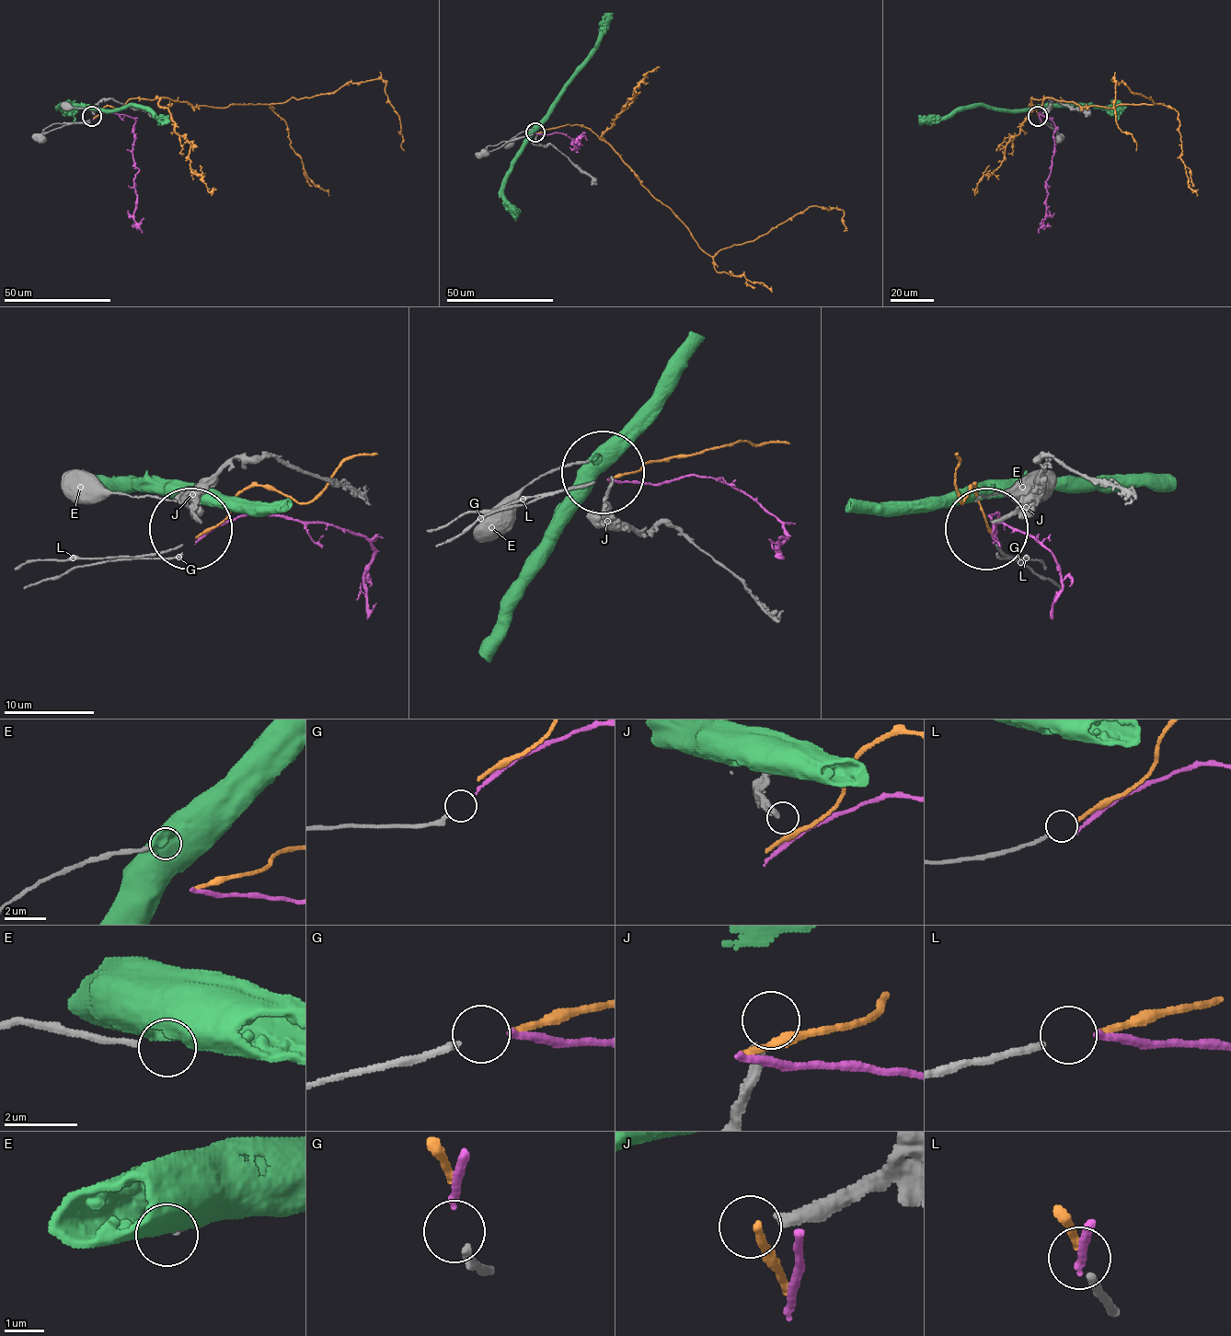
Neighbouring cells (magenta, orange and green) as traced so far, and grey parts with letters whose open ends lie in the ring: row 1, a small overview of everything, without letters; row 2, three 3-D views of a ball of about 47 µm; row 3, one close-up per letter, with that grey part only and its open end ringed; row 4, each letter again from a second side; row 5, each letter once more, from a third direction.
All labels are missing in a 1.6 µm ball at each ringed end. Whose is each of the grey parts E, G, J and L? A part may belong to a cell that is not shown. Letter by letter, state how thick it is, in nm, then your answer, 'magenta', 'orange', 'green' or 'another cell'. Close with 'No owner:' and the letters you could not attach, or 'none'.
E: 160 nm | another cell
G: 200 nm | magenta
J: 280 nm | another cell
L: 180 nm | orange
No owner: E, J

